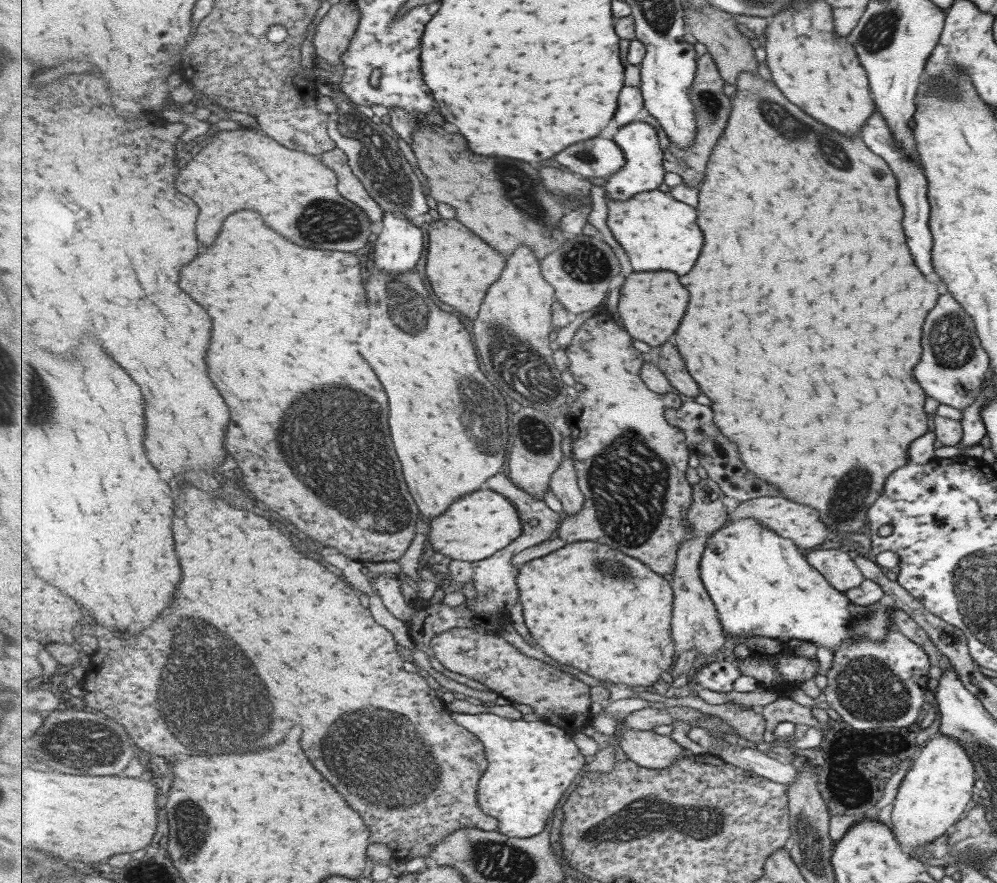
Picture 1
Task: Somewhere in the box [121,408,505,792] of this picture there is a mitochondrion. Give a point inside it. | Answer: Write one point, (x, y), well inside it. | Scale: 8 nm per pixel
(226, 699)

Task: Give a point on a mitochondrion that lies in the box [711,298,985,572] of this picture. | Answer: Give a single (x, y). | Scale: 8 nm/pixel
(951, 342)

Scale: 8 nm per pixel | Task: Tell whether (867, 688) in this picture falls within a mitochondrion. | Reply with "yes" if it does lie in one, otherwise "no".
yes

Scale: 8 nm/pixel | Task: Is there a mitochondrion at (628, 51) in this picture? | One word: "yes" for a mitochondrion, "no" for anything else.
no

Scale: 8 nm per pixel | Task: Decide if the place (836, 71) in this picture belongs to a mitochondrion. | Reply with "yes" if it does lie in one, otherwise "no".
no

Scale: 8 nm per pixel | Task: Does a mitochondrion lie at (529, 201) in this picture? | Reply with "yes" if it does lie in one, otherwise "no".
yes

